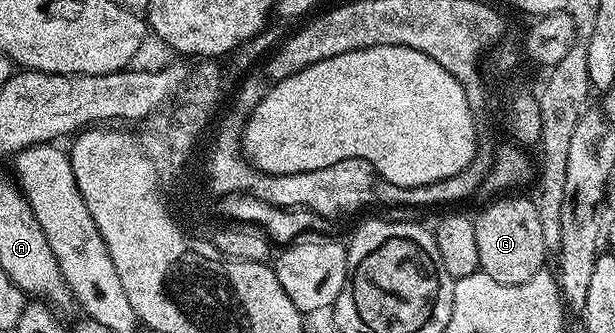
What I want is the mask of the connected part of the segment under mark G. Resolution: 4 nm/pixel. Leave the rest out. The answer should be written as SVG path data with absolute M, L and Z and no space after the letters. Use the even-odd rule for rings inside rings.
M500 195L474 217L474 240L478 242L479 272L490 275L498 283L526 283L545 268L541 220L528 195Z

